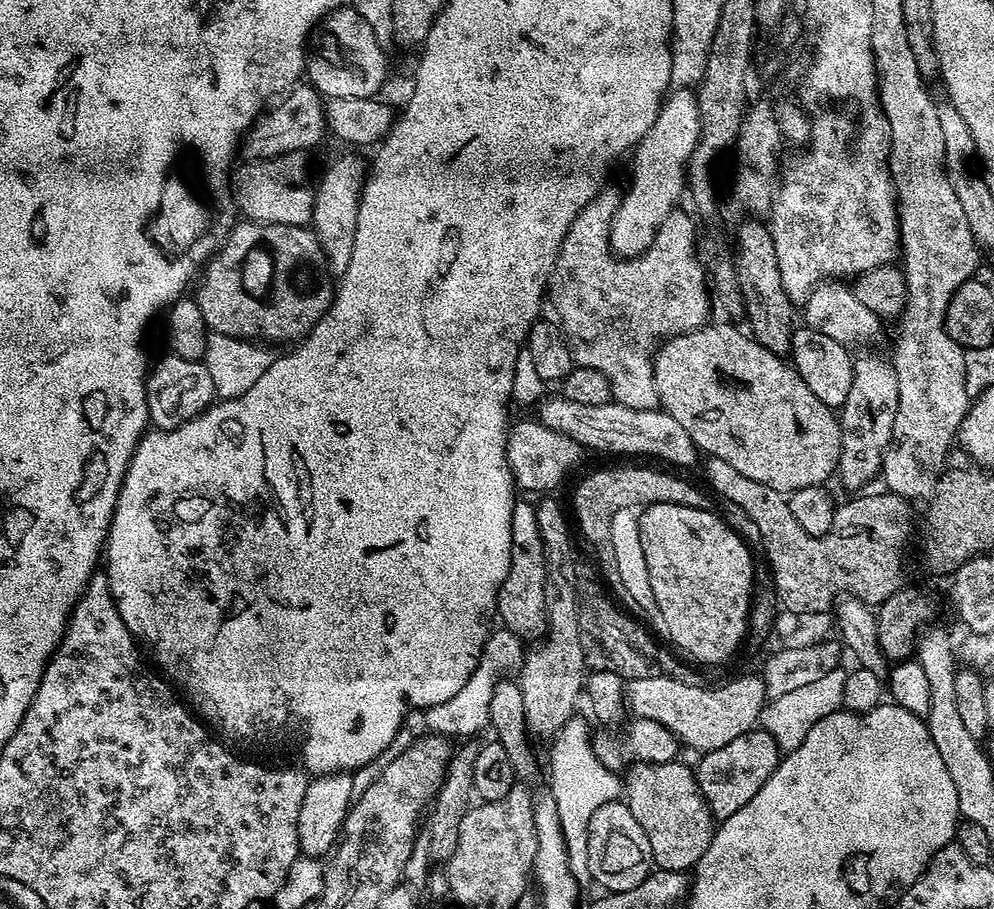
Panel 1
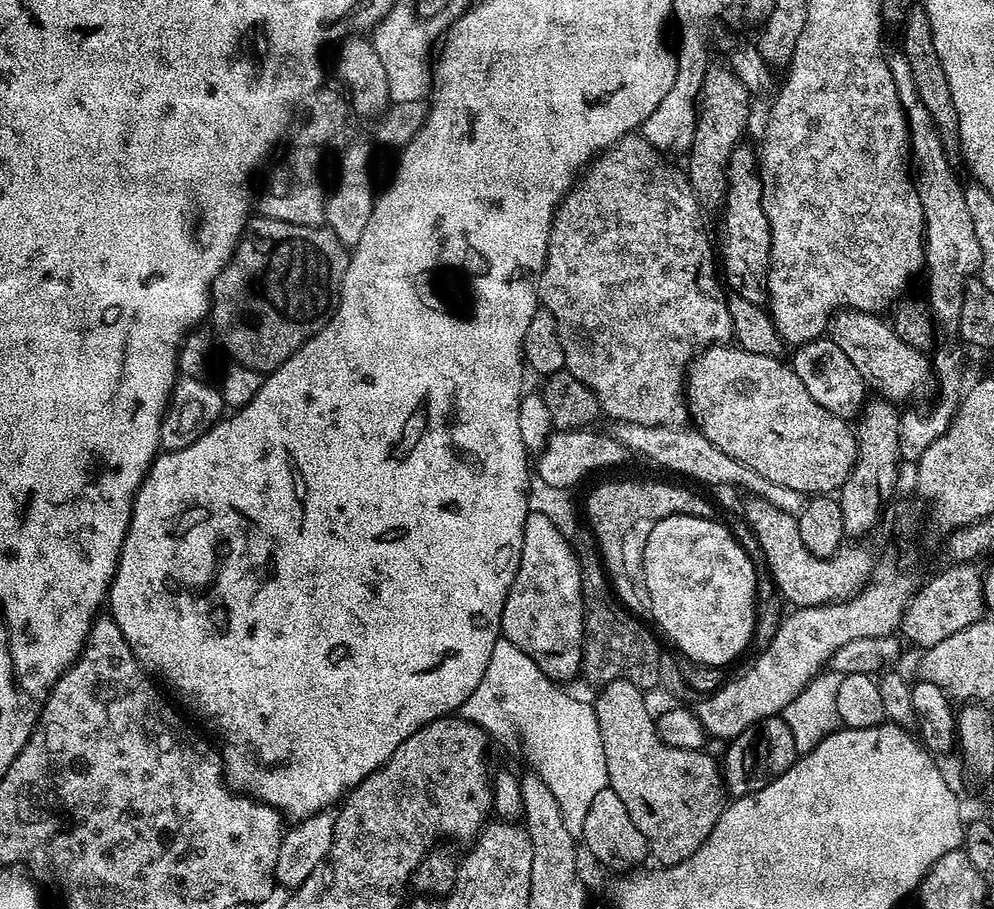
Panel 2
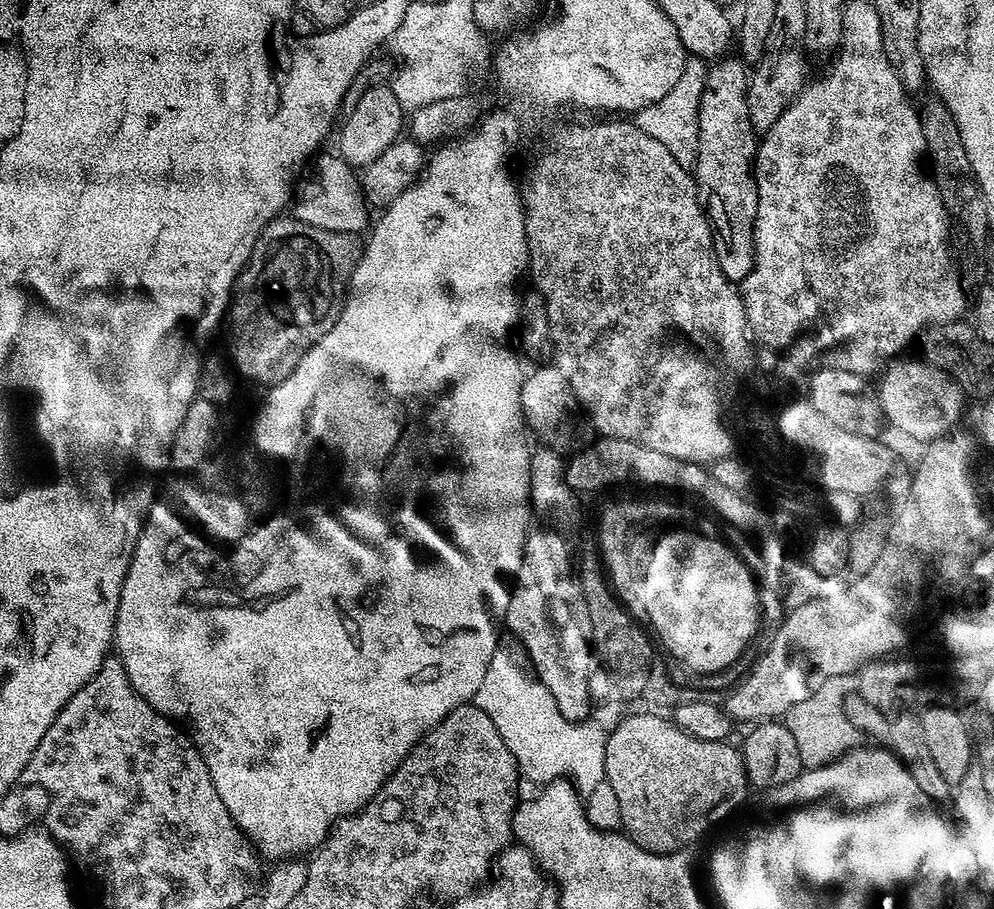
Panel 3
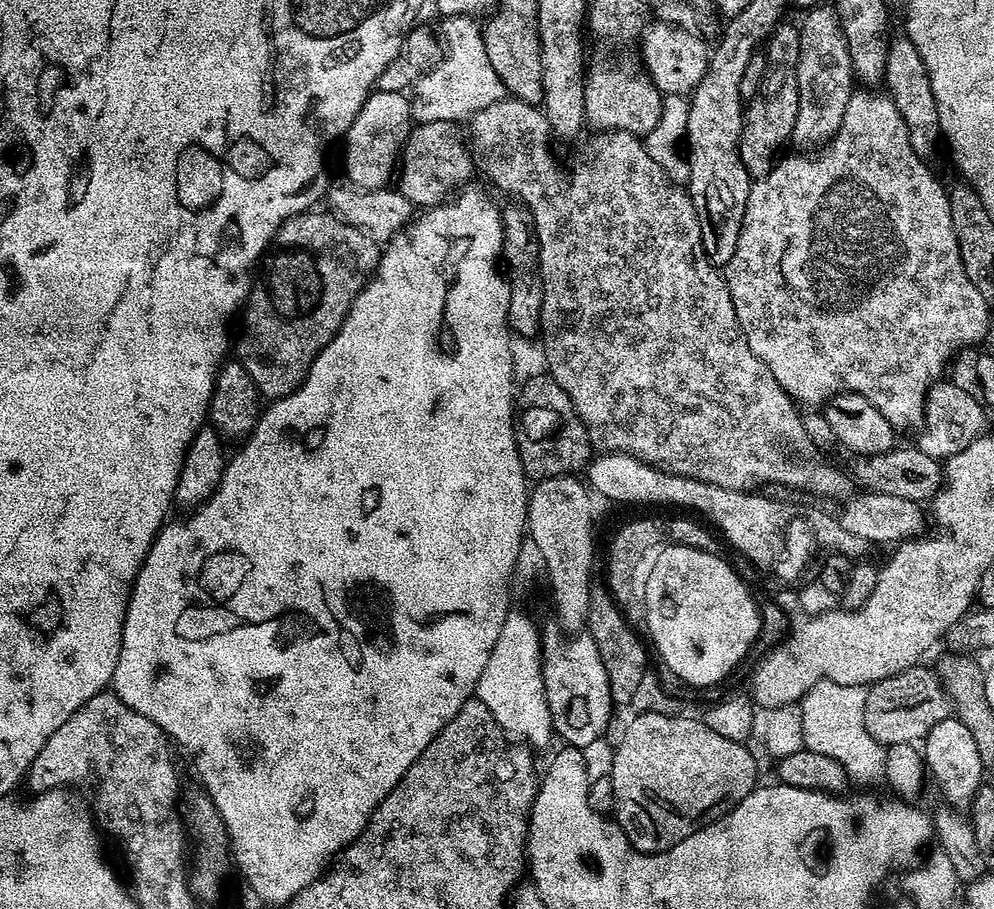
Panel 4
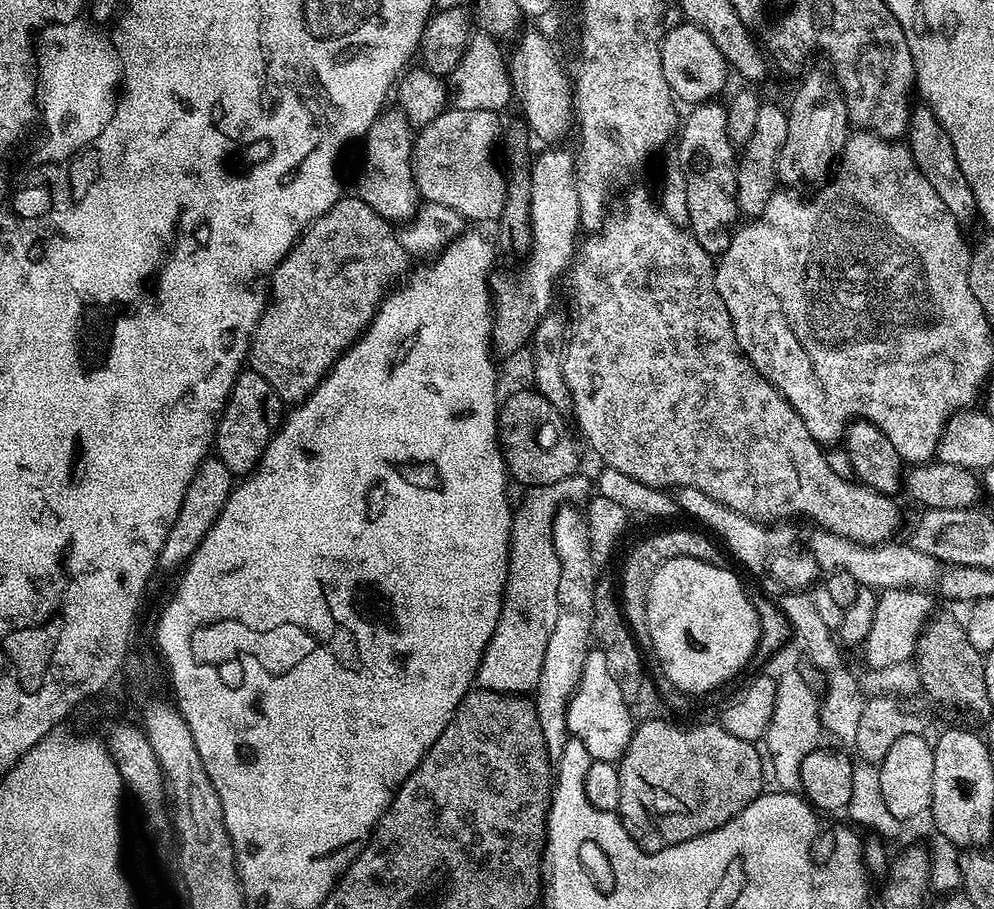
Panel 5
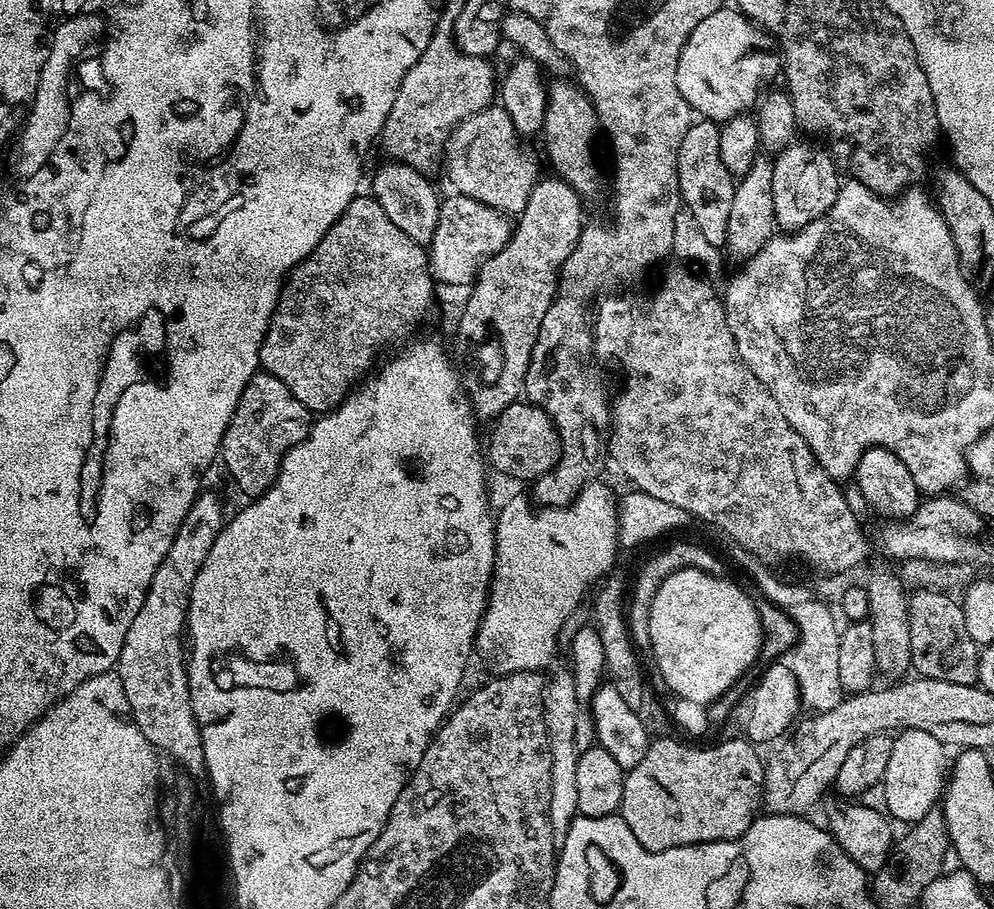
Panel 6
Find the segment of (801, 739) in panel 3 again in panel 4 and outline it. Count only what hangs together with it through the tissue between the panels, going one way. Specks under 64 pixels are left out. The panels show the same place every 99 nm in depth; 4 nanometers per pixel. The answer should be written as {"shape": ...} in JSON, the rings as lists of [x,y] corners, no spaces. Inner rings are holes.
{"shape":[[[819,680],[799,701],[803,747],[814,754],[826,754],[844,767],[849,781],[881,783],[887,770],[887,747],[875,741],[866,730],[865,705],[868,688],[842,686],[833,680]]]}

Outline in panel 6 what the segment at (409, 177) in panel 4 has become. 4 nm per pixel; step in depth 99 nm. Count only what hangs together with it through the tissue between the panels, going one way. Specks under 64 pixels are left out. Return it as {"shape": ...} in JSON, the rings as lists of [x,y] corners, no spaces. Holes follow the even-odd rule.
{"shape":[[[489,106],[466,118],[448,137],[442,157],[442,169],[452,183],[451,191],[505,214],[523,212],[530,190],[542,176],[535,154],[524,144],[514,130],[514,122],[510,122],[510,114],[502,107]]]}

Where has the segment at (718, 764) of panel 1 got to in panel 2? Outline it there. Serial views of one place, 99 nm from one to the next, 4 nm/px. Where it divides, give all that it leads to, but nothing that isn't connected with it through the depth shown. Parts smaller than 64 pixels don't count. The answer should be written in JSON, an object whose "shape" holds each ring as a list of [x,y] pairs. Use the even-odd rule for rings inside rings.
{"shape":[[[783,715],[759,720],[754,726],[742,730],[727,745],[728,753],[722,756],[722,775],[729,797],[749,796],[762,790],[774,778],[774,774],[785,772],[798,759],[790,726],[786,726]]]}

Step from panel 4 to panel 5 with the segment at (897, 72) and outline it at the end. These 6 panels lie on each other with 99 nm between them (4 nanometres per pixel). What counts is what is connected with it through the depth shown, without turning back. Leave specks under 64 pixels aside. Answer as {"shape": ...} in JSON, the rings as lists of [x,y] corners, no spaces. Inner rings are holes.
{"shape":[[[918,104],[913,107],[906,138],[915,165],[918,166],[918,170],[922,172],[930,186],[937,191],[938,198],[942,198],[942,202],[946,202],[946,210],[950,210],[950,214],[954,214],[954,218],[958,222],[972,219],[975,221],[978,213],[974,190],[970,188],[966,176],[958,164],[957,154],[954,152],[954,144],[950,140],[949,134],[927,104]]]}

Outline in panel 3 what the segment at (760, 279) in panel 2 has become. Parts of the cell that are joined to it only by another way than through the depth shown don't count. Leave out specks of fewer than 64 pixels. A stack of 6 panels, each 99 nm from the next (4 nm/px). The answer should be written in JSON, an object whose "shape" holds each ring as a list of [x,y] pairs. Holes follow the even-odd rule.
{"shape":[[[720,58],[708,68],[706,82],[702,90],[702,102],[698,106],[698,130],[700,131],[700,149],[694,169],[696,194],[708,216],[708,225],[712,231],[714,254],[722,274],[733,282],[746,278],[754,262],[754,222],[758,214],[758,190],[754,175],[754,161],[758,147],[758,132],[753,128],[748,113],[749,73],[740,58],[728,60]]]}

